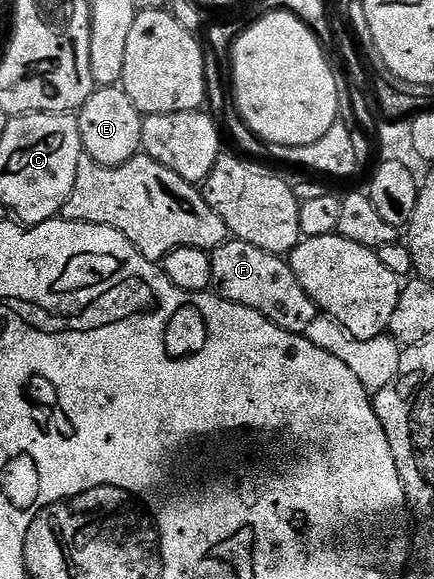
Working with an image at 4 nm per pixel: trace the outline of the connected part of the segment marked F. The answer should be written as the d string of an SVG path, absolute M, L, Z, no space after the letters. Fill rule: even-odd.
M227 240L213 251L210 263L213 285L221 297L238 306L252 308L282 330L305 335L306 329L320 318L318 307L310 299L308 292L300 288L300 280L296 280L285 257L269 254L247 242Z

